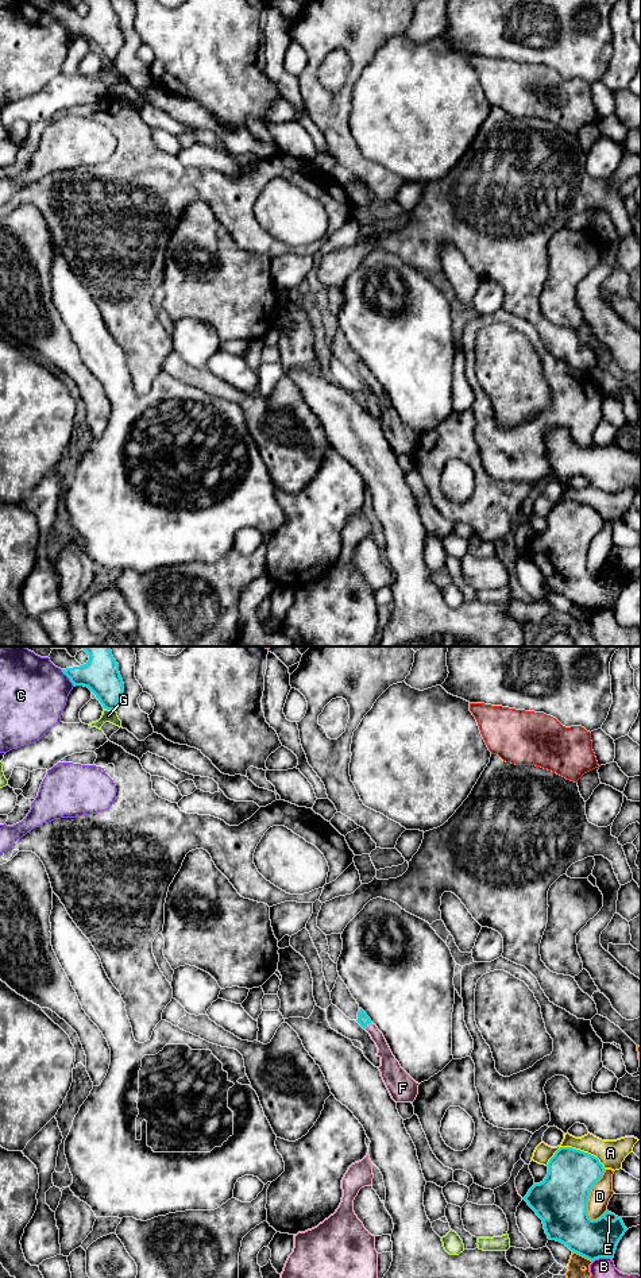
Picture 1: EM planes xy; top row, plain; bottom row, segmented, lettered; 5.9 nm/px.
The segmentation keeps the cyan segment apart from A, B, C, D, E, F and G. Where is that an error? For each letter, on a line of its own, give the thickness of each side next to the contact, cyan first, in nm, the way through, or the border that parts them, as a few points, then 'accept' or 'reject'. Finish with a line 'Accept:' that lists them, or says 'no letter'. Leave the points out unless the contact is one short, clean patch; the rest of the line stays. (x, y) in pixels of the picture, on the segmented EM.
A: calibres 280 and 160 nm; reject
B: calibres 240 and 130 nm; reject
C: calibres 220 and 400 nm; reject
D: calibres 320 and 130 nm; reject
E: calibres 240 and 30 nm; reject
F: calibres 70 and 100 nm; accept
G: calibres 220 and 80 nm; reject
Accept: F

